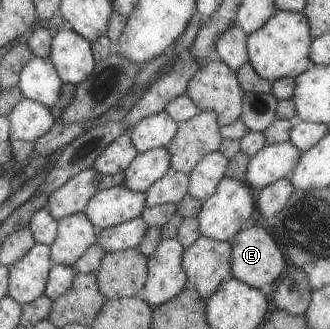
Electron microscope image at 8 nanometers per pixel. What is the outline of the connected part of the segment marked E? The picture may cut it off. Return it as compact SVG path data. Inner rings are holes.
M253 224L250 228L240 229L227 242L231 248L229 278L259 289L264 284L273 285L277 283L284 274L285 264L280 248L272 240L272 236L268 232L264 232L264 228L260 228L258 224Z

